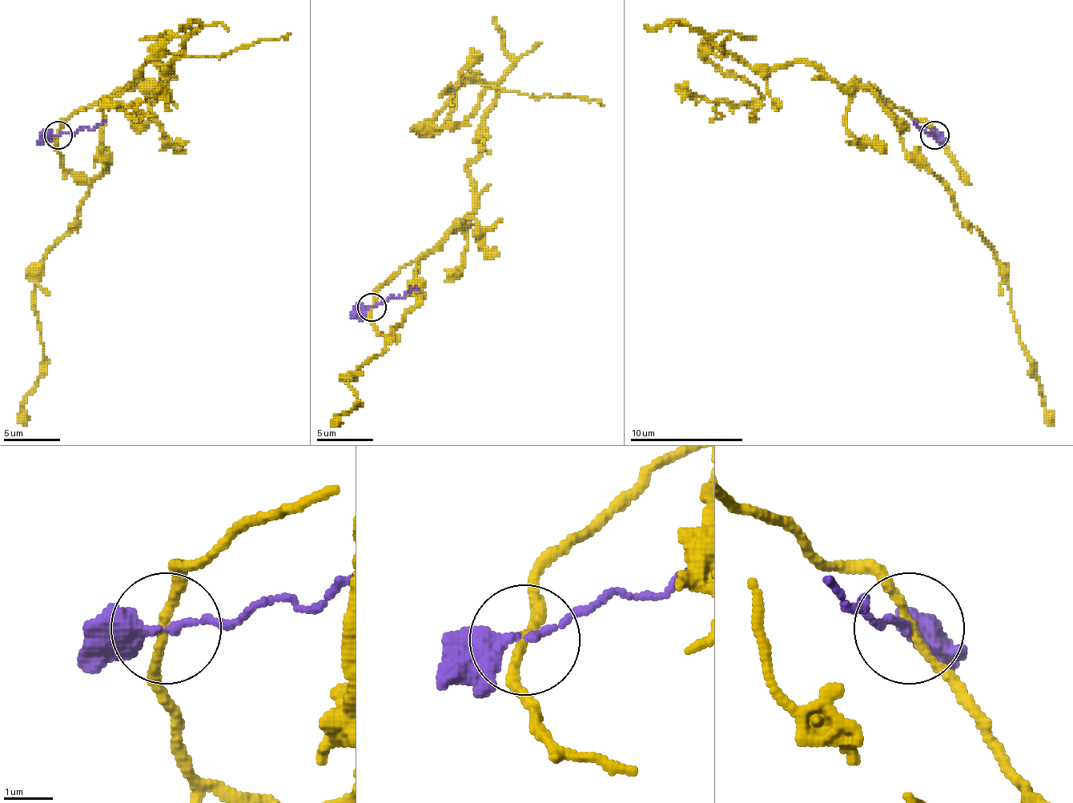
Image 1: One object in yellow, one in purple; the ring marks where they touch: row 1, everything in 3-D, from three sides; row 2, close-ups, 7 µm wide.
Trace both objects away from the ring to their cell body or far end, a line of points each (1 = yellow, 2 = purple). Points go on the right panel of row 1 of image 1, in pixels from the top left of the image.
1: (934, 135), (812, 65), (718, 50), (704, 59), (758, 98), (676, 85)
2: (934, 135), (917, 122)

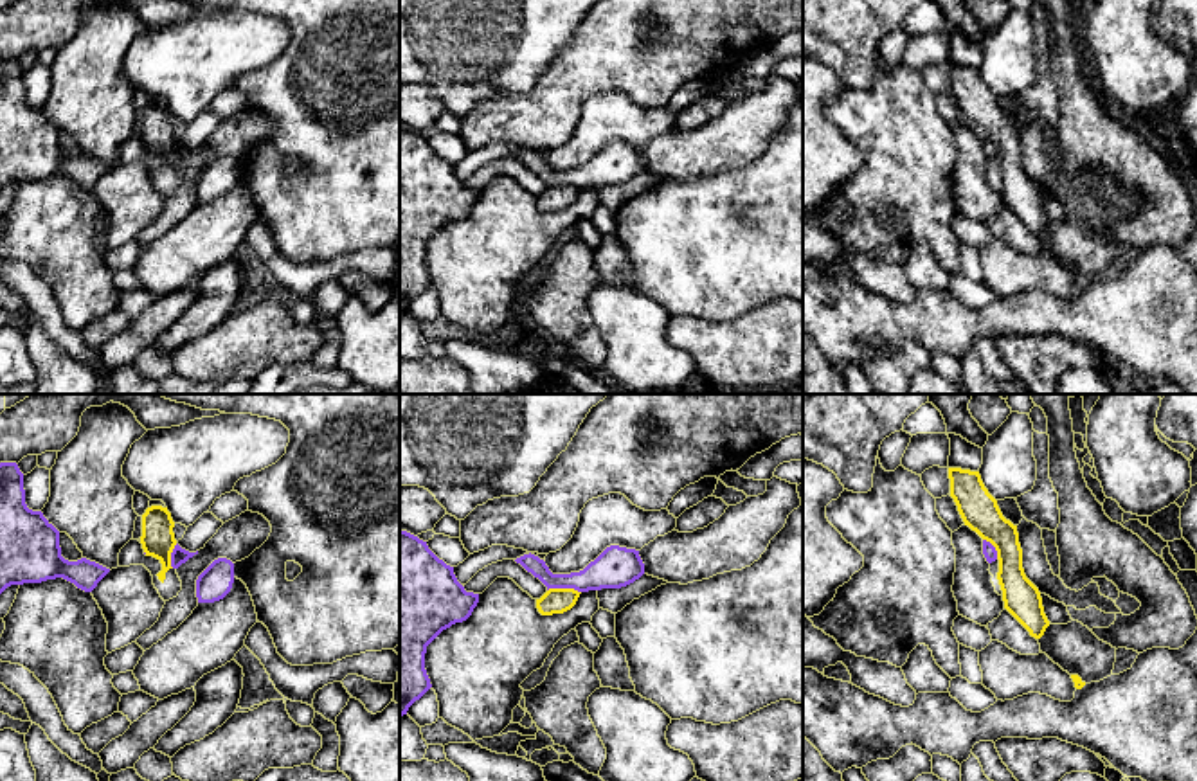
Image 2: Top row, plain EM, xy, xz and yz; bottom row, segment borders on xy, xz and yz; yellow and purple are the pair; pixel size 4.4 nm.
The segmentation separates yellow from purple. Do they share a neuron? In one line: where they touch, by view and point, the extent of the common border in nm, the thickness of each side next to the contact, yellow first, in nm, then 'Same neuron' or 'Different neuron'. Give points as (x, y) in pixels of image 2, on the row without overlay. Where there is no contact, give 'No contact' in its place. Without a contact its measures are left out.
Touches yellow at xz (564, 186). Shared border 150 nm. Thickness 110 nm (yellow) against 180 nm. Different neuron

